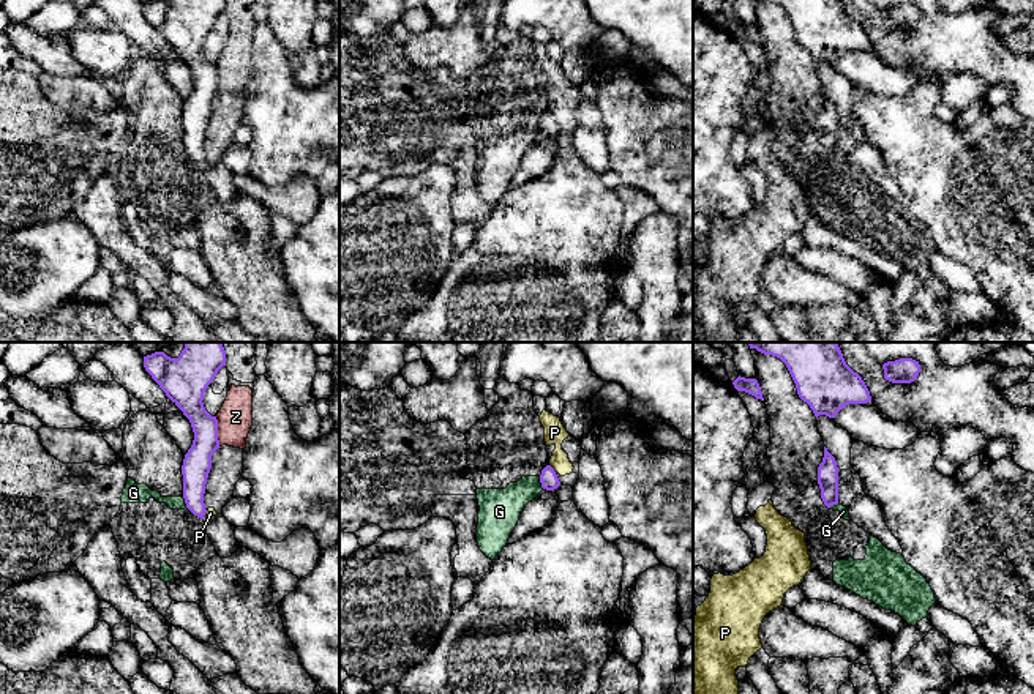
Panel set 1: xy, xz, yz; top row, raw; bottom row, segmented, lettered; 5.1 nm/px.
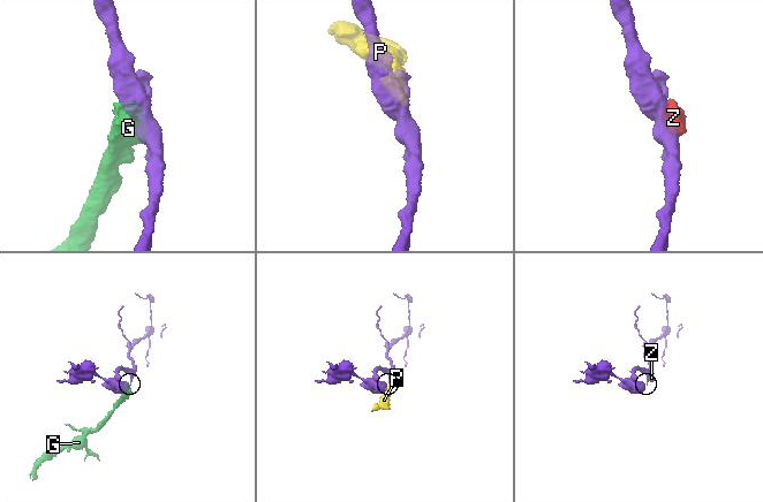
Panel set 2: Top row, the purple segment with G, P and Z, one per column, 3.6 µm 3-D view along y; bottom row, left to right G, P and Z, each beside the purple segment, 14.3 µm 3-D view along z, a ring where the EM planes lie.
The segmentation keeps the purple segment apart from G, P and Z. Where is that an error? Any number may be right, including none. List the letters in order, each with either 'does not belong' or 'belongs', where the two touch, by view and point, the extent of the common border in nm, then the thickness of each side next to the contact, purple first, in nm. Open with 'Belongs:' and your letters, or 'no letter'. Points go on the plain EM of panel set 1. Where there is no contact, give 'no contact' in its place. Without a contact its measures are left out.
Belongs: no letter
G: does not belong; contact xz (540, 128); length 80 nm; calibres 90 and 200 nm
P: does not belong; contact xz (551, 114); length 40 nm; calibres 90 and 110 nm
Z: does not belong; contact xy (217, 78); length 150 nm; calibres 160 and 180 nm

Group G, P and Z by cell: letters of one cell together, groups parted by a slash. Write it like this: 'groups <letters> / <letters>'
groups G / P Z

